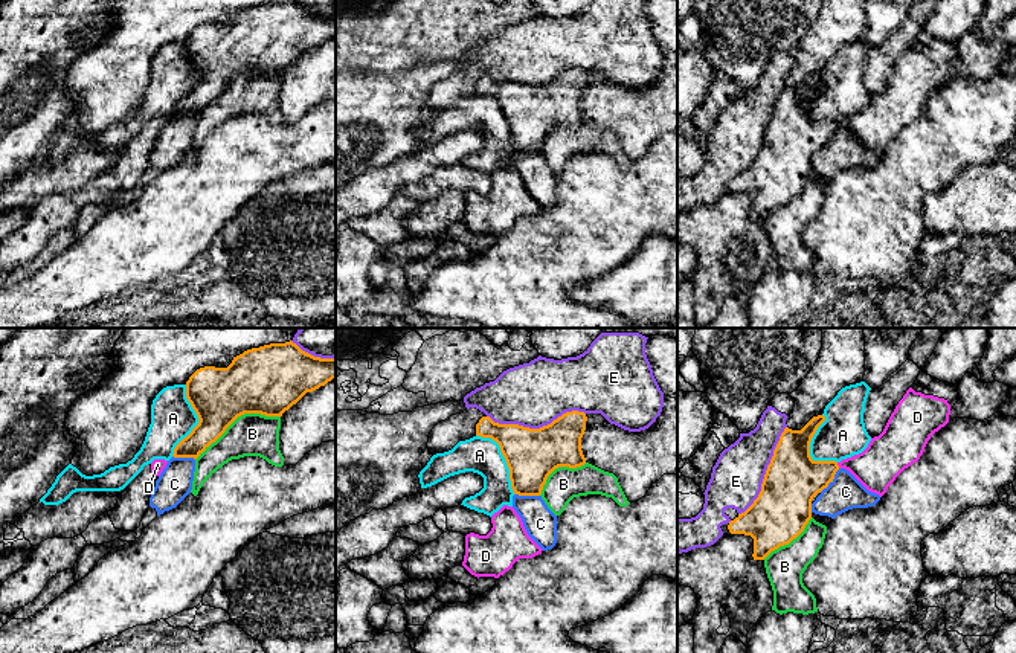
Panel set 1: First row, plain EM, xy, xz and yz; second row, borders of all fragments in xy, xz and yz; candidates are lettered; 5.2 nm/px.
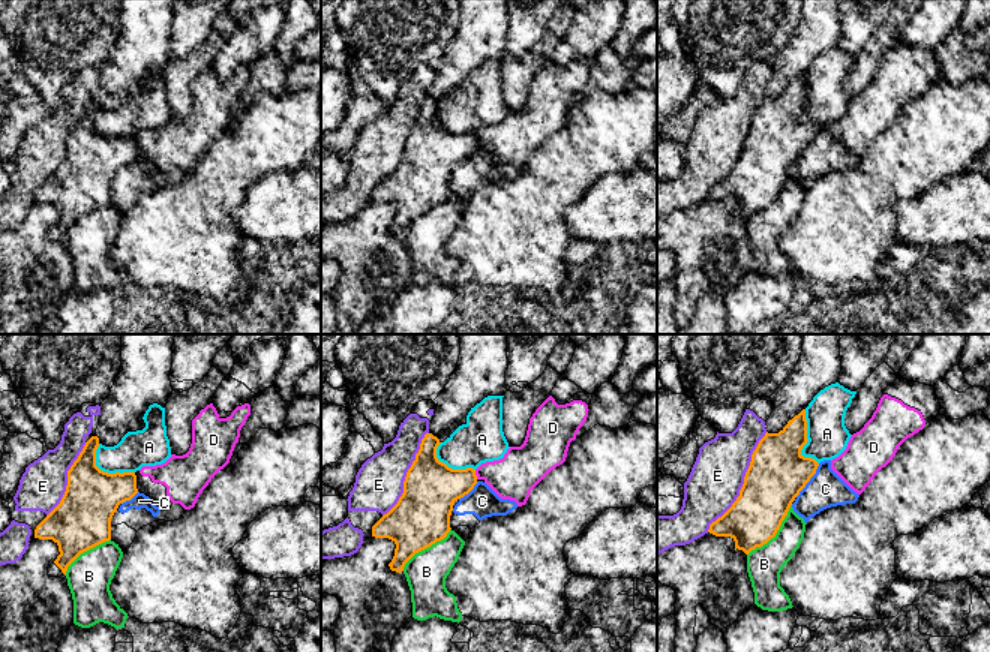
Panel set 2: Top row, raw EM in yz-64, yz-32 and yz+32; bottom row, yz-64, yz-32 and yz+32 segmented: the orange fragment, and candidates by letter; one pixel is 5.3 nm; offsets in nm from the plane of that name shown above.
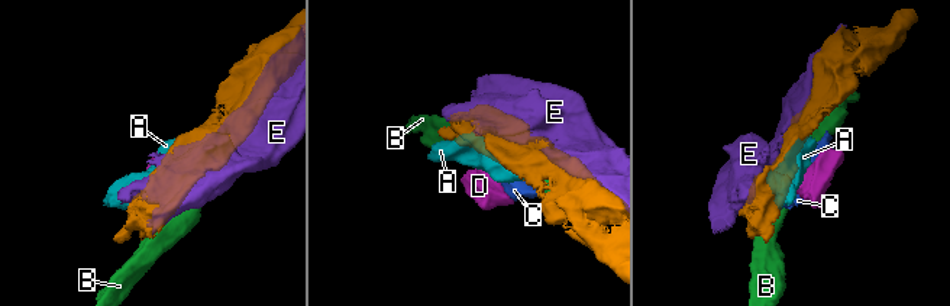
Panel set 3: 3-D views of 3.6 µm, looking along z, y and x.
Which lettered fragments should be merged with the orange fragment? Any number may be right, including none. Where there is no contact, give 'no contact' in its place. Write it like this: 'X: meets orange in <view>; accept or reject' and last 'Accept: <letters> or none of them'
A: meets orange in xy; reject
B: meets orange in xy; reject
C: meets orange in yz; reject
D: meets orange in yz; reject
E: meets orange in xz; reject
Accept: none of them

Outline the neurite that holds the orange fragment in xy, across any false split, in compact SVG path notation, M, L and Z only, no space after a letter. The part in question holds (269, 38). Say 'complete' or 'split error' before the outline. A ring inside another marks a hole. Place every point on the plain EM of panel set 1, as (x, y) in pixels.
complete; M270 2L233 15L227 26L204 24L186 40L186 56L198 75L198 82L174 107L174 116L197 117L226 87L244 72L282 75L307 50L336 37L336 15L320 17L302 9L296 2Z

